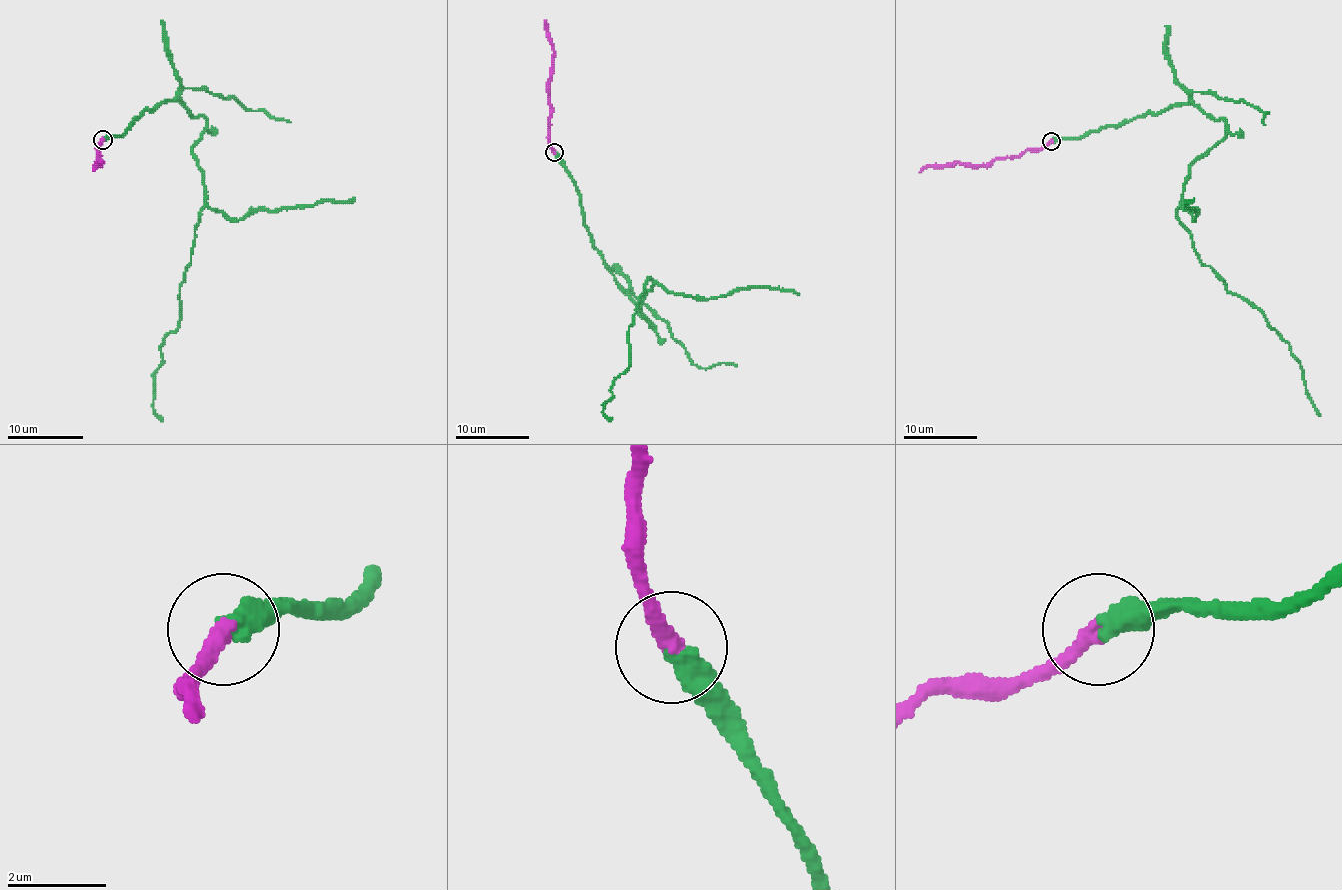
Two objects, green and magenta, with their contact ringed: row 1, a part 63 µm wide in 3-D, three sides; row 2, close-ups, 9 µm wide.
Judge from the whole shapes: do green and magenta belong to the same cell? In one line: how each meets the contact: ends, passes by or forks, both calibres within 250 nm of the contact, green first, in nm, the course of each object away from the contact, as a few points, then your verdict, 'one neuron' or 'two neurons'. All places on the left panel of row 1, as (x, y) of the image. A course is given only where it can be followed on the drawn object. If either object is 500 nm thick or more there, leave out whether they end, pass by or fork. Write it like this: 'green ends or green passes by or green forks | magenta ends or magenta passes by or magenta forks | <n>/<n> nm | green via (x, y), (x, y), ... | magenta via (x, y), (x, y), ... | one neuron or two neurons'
green ends | magenta ends | 440/320 nm | green via (102, 139), (168, 101), (206, 120), (192, 146), (204, 205), (179, 323), (155, 374), (162, 421) | magenta via (102, 139), (98, 146), (98, 163), (102, 163), (93, 171) | one neuron

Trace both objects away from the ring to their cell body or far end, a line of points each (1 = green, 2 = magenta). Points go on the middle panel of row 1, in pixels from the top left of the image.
1: (553, 152), (592, 245), (641, 311), (652, 284), (628, 326), (628, 366), (603, 408), (612, 419)
2: (553, 152), (550, 141), (553, 44), (544, 20)

